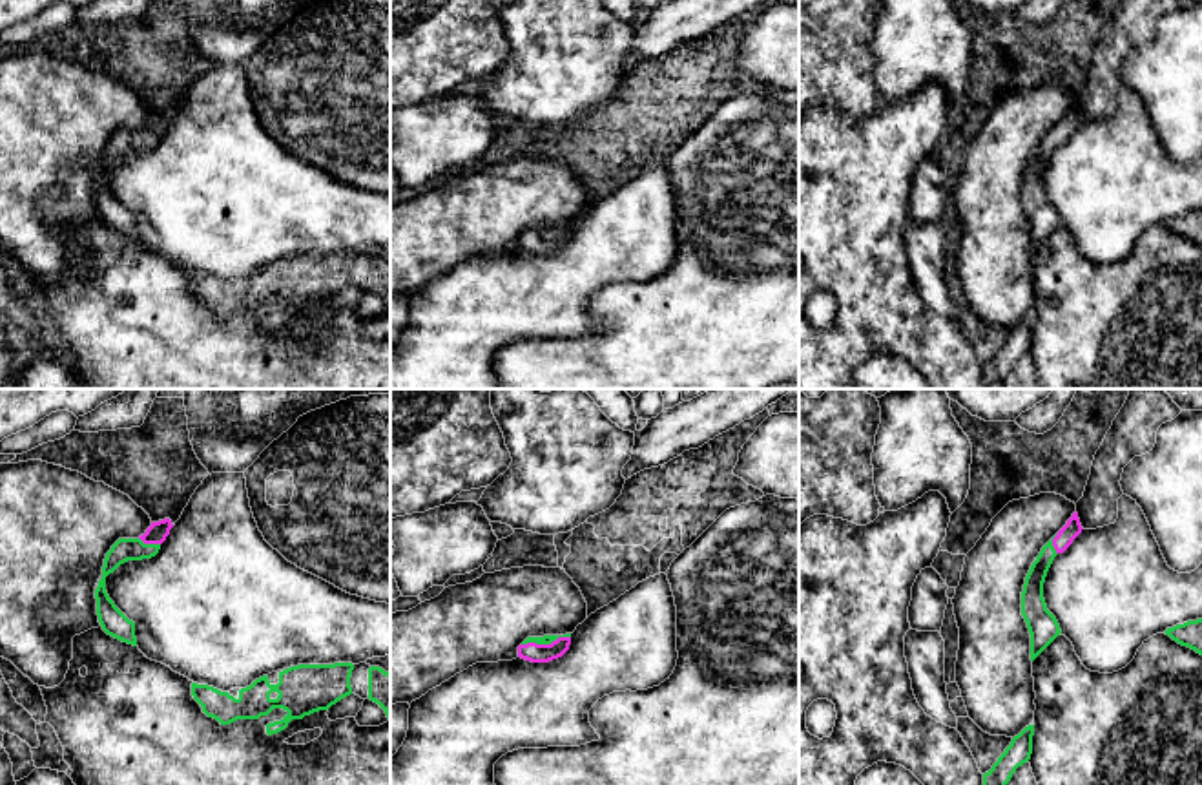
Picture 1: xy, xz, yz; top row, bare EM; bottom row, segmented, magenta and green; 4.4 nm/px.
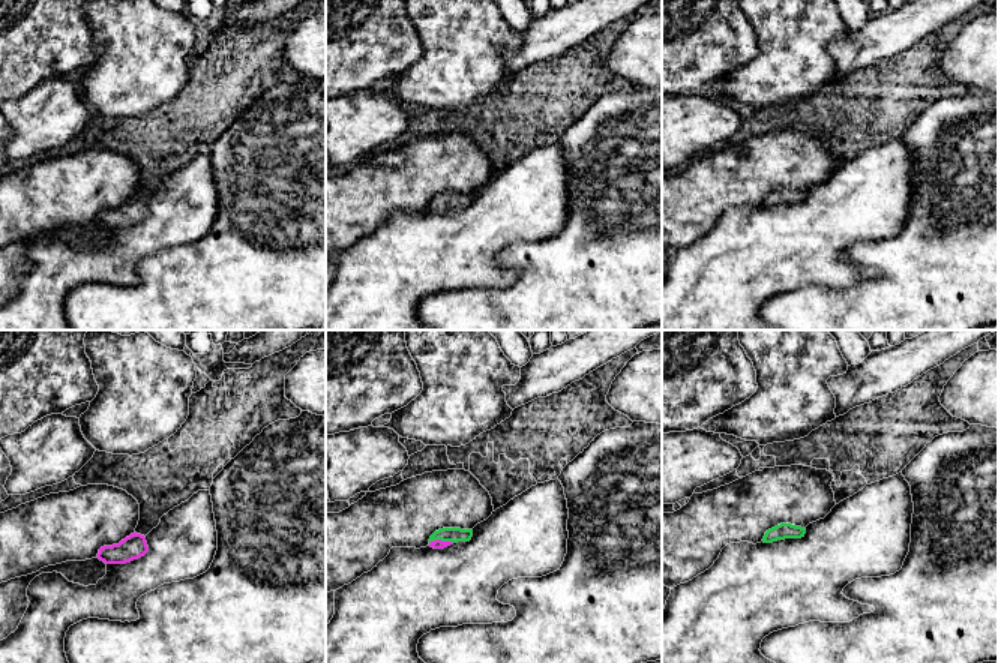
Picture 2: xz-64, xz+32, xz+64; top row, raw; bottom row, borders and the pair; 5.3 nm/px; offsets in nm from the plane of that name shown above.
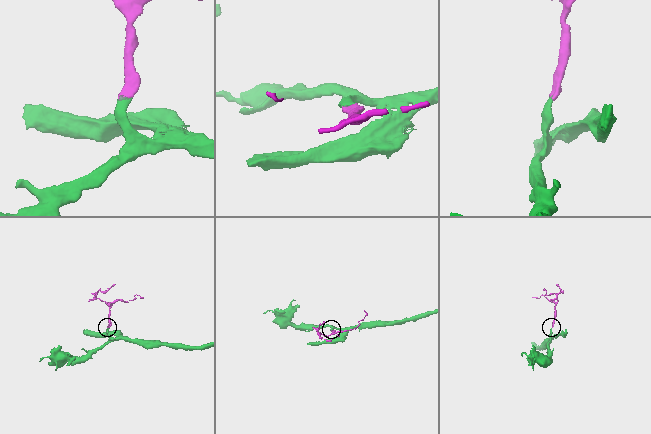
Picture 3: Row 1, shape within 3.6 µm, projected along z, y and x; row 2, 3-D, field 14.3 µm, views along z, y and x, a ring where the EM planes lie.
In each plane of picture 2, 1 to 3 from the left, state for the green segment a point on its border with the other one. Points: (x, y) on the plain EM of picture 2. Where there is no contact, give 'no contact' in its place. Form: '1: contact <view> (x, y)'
1: no contact
2: contact xz+32 (441, 206)
3: no contact

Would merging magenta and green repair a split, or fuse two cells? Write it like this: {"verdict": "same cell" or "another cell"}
{"verdict": "same cell"}

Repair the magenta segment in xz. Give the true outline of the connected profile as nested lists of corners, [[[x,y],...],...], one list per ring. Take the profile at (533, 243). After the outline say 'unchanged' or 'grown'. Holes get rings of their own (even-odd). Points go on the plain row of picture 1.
[[[571,225],[565,226],[544,226],[544,228],[527,228],[518,237],[518,248],[531,254],[549,254],[562,248],[571,236]]]; grown

